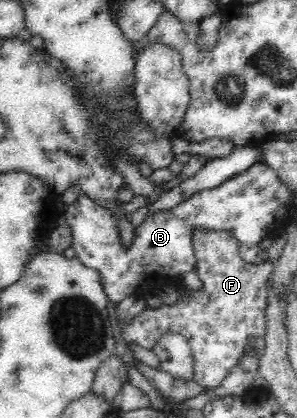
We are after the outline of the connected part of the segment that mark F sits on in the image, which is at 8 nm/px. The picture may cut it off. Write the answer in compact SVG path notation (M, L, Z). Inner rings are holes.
M198 226L192 230L190 240L197 261L195 270L204 283L204 290L190 291L191 297L180 297L173 306L163 304L158 309L147 308L128 323L120 321L120 315L116 312L116 326L127 343L151 350L164 334L181 334L192 353L193 382L210 391L220 387L250 344L262 354L266 291L272 269L269 265L259 267L245 262L236 239L224 230Z

